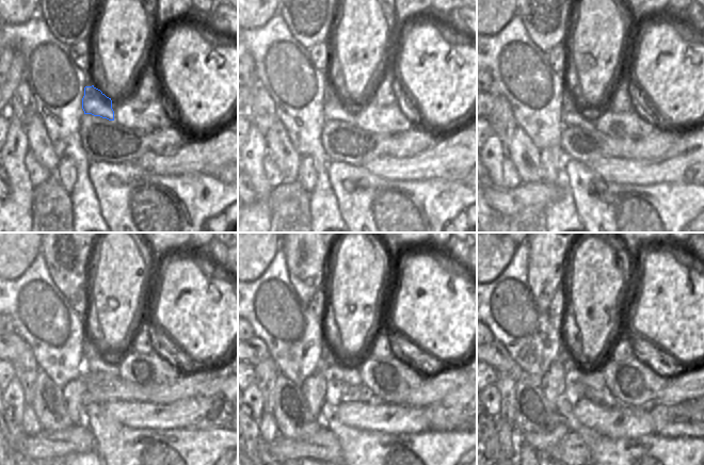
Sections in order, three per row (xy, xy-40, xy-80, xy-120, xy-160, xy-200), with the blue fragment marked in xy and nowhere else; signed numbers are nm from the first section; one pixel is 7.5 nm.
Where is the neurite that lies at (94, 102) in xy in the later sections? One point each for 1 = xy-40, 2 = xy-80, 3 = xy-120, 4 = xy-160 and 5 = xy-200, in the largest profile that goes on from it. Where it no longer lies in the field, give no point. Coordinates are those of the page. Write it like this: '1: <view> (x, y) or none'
1: xy-40 (335, 108)
2: xy-80 (574, 114)
3: xy-120 (94, 359)
4: xy-160 (339, 371)
5: xy-200 (589, 375)

